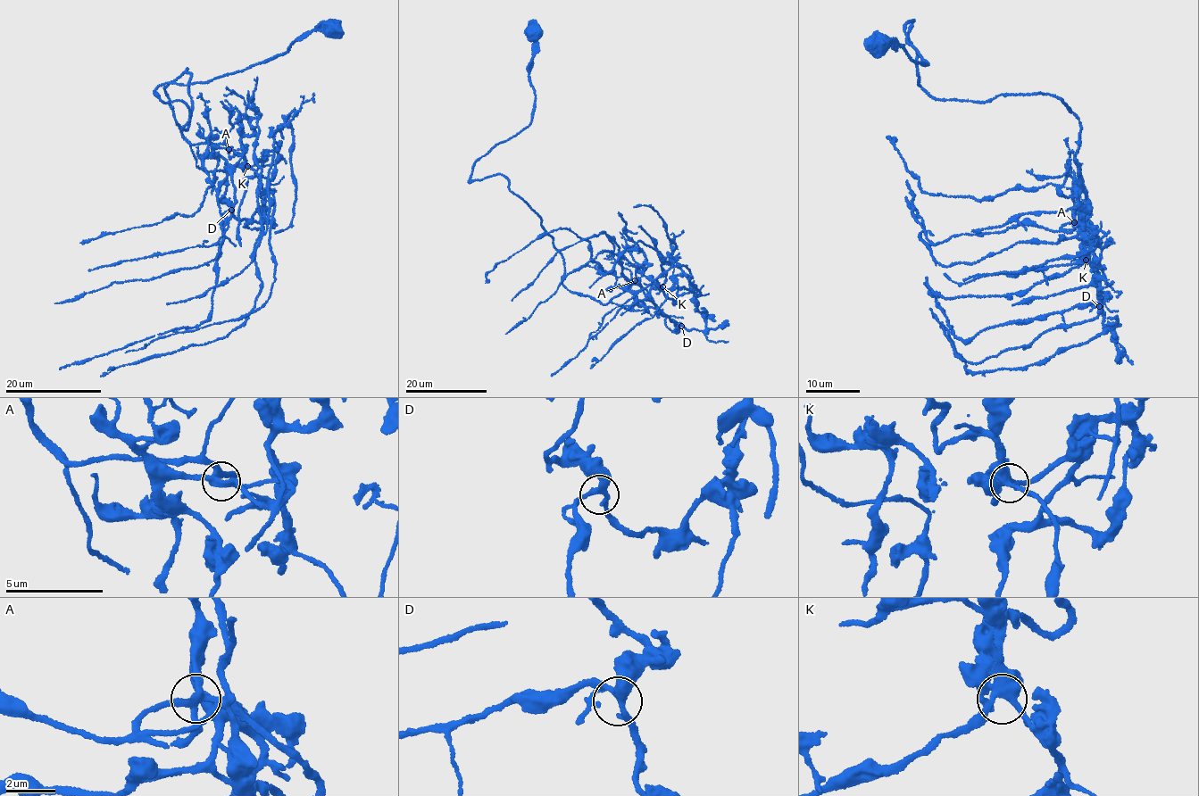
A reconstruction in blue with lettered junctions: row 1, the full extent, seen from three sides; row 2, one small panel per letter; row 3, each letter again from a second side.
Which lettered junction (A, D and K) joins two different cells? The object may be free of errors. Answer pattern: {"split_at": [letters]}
{"split_at": []}

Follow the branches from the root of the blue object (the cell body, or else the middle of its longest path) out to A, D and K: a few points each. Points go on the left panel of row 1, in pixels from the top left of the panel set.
A: (335, 28), (224, 76), (159, 87), (189, 109), (186, 129), (187, 69), (164, 87), (181, 136), (228, 149)
D: (335, 28), (155, 90), (187, 107), (186, 129), (187, 69), (165, 94), (195, 165), (228, 175), (231, 210)
K: (335, 28), (155, 90), (187, 107), (186, 129), (187, 69), (164, 87), (181, 136), (241, 142), (247, 166)

